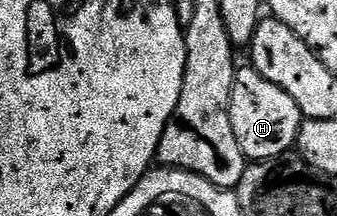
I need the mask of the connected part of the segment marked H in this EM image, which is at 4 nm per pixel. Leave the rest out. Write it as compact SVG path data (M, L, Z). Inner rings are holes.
M250 65L240 66L235 72L229 117L233 121L233 133L237 133L237 145L241 145L251 161L288 154L298 144L299 131L305 122L297 101L285 89L273 85L273 81L265 81Z

